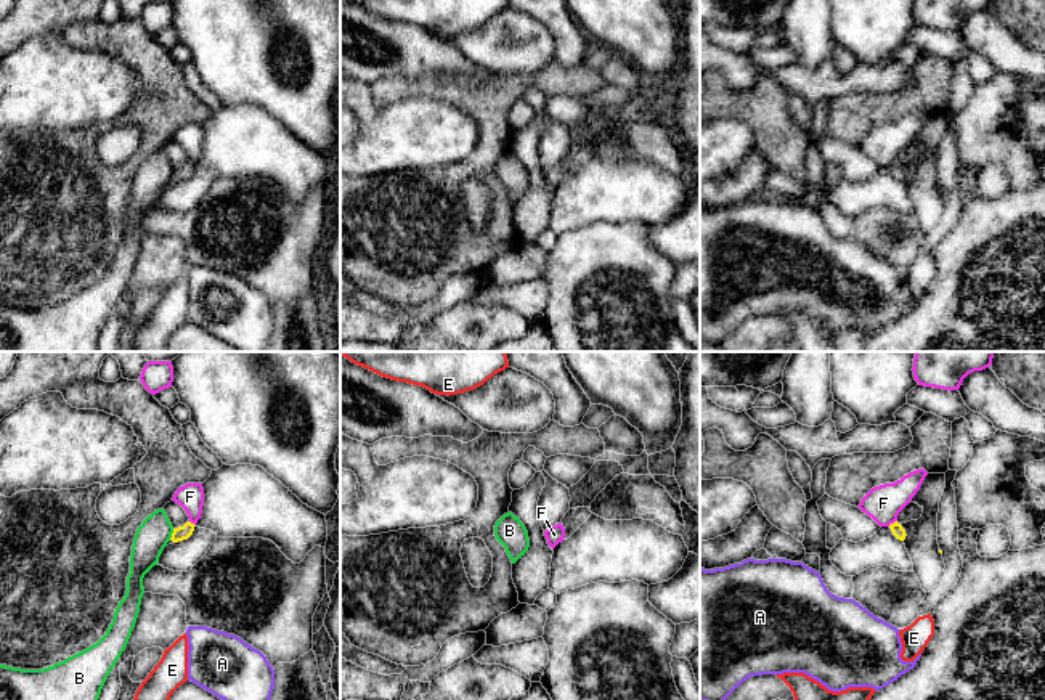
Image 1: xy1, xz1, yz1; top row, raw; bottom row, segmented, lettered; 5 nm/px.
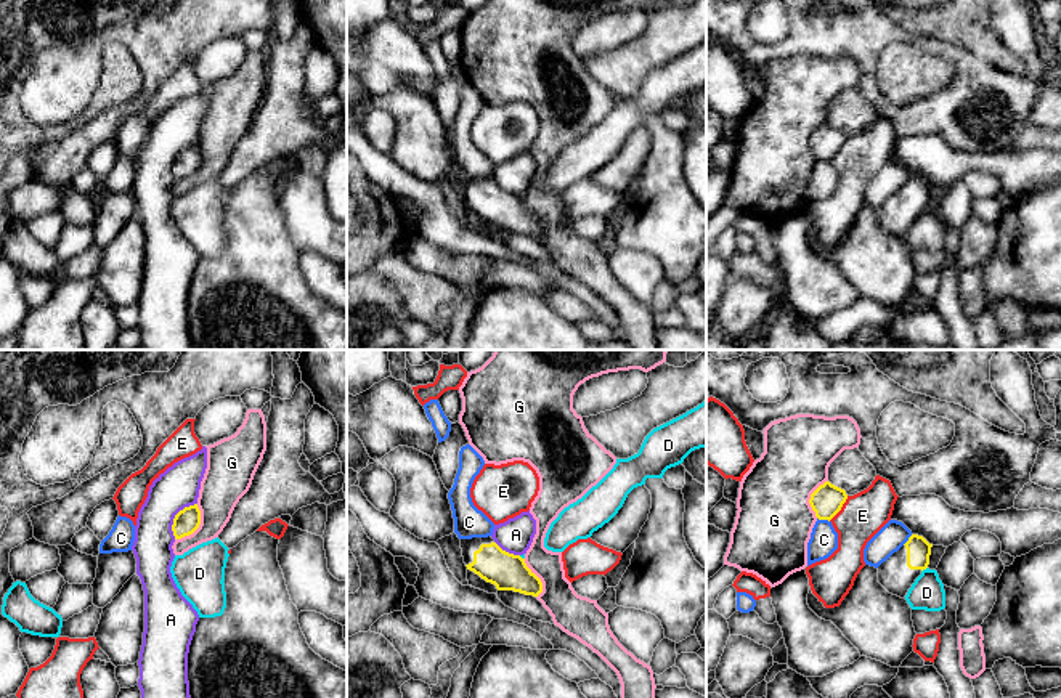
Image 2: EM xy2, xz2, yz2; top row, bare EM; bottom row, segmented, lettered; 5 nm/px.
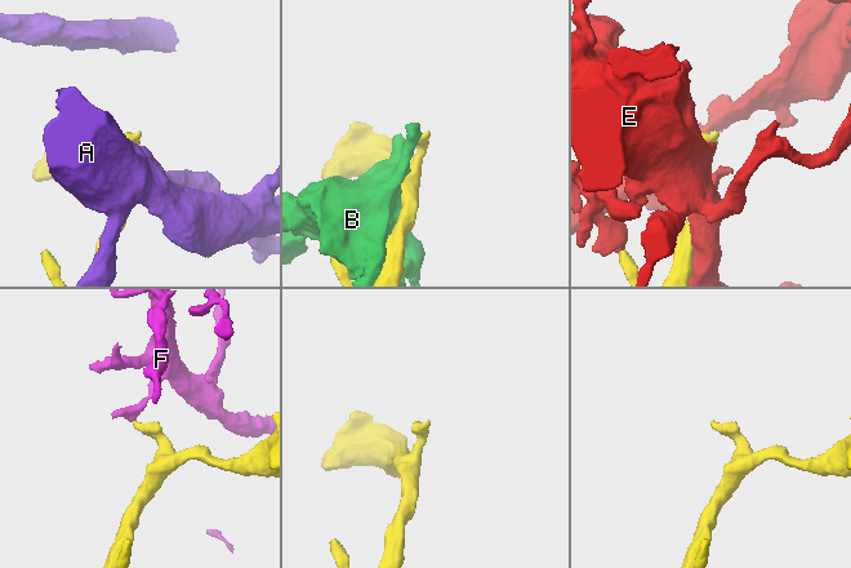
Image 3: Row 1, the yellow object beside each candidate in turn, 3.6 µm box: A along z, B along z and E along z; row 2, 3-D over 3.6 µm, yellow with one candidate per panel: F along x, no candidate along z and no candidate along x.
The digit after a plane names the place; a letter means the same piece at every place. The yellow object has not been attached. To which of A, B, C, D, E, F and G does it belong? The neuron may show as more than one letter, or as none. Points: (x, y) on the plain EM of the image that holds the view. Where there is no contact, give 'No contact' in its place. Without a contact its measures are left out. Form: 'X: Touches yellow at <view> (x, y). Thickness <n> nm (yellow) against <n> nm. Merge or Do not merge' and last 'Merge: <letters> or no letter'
A: Touches yellow at xy2 (175, 158). Thickness 120 nm (yellow) against 220 nm. Do not merge
B: Touches yellow at xy1 (172, 174). Thickness 70 nm (yellow) against 160 nm. Do not merge
C: Touches yellow at yz2 (824, 159). Thickness 160 nm (yellow) against 140 nm. Do not merge
D: Touches yellow at yz2 (923, 209). Thickness 120 nm (yellow) against 170 nm. Do not merge
E: Touches yellow at yz2 (840, 150). Thickness 160 nm (yellow) against 220 nm. Do not merge
F: Touches yellow at yz1 (891, 164). Thickness 60 nm (yellow) against 180 nm. Do not merge
G: Touches yellow at xy2 (198, 167). Thickness 120 nm (yellow) against 220 nm. Do not merge
Merge: no letter

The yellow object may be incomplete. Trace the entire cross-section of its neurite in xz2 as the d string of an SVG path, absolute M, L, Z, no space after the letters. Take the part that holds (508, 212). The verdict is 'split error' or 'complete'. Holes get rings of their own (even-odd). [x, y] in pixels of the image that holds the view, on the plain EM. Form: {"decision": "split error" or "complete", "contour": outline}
{"decision": "split error", "contour": "M491 177L461 180L467 210L478 215L498 231L514 231L538 237L543 233L541 220L526 207L520 196L502 191Z"}

